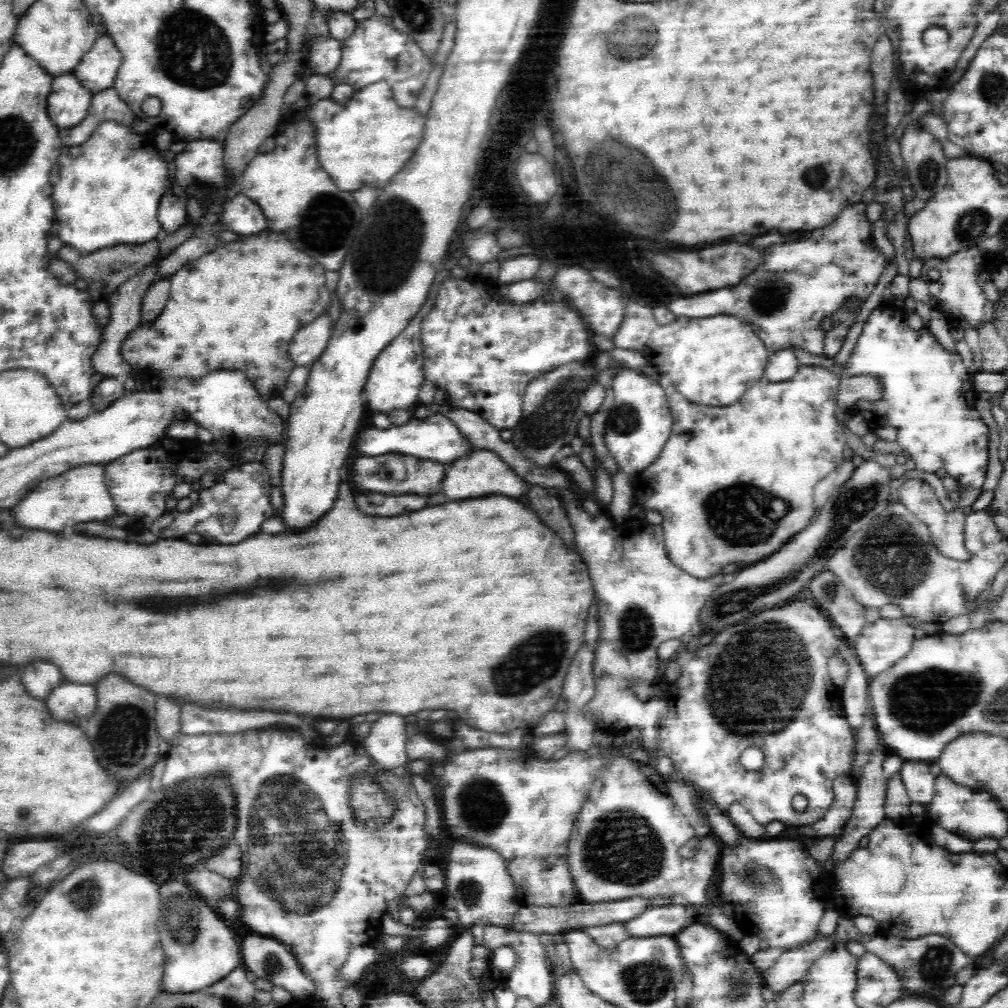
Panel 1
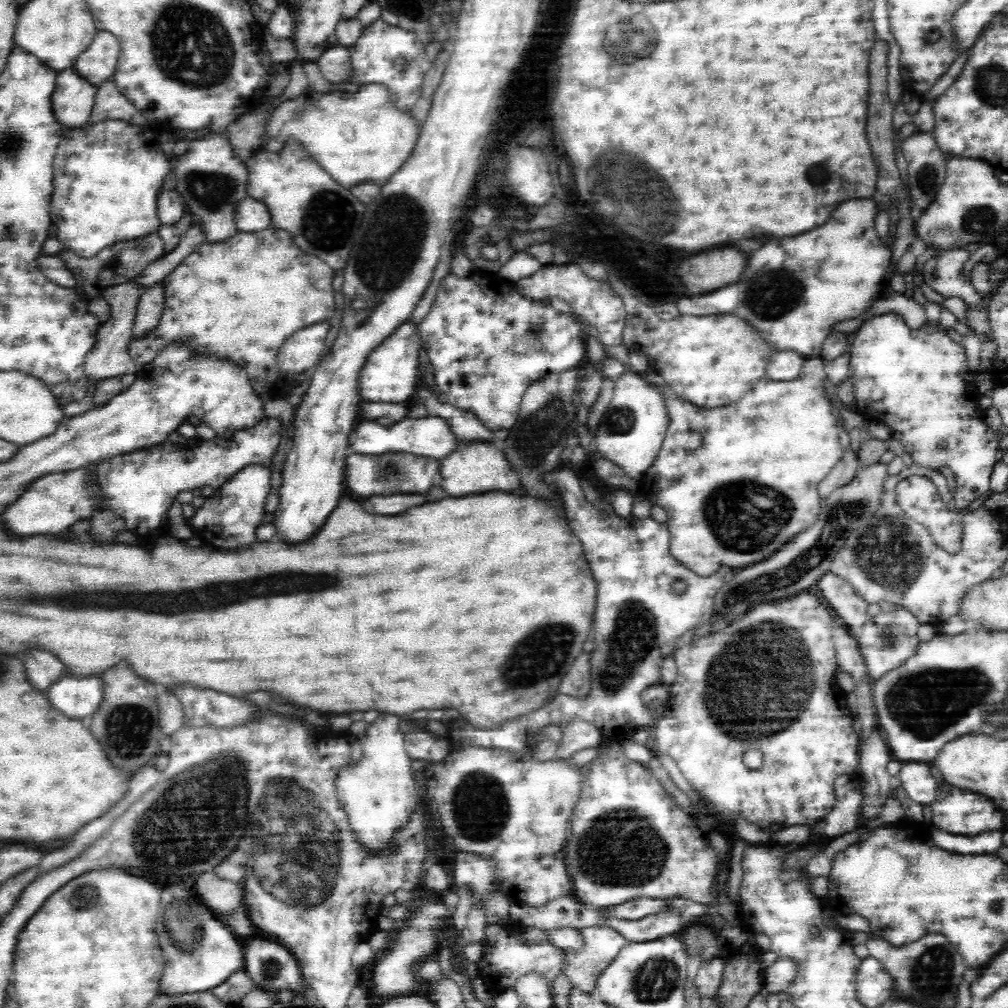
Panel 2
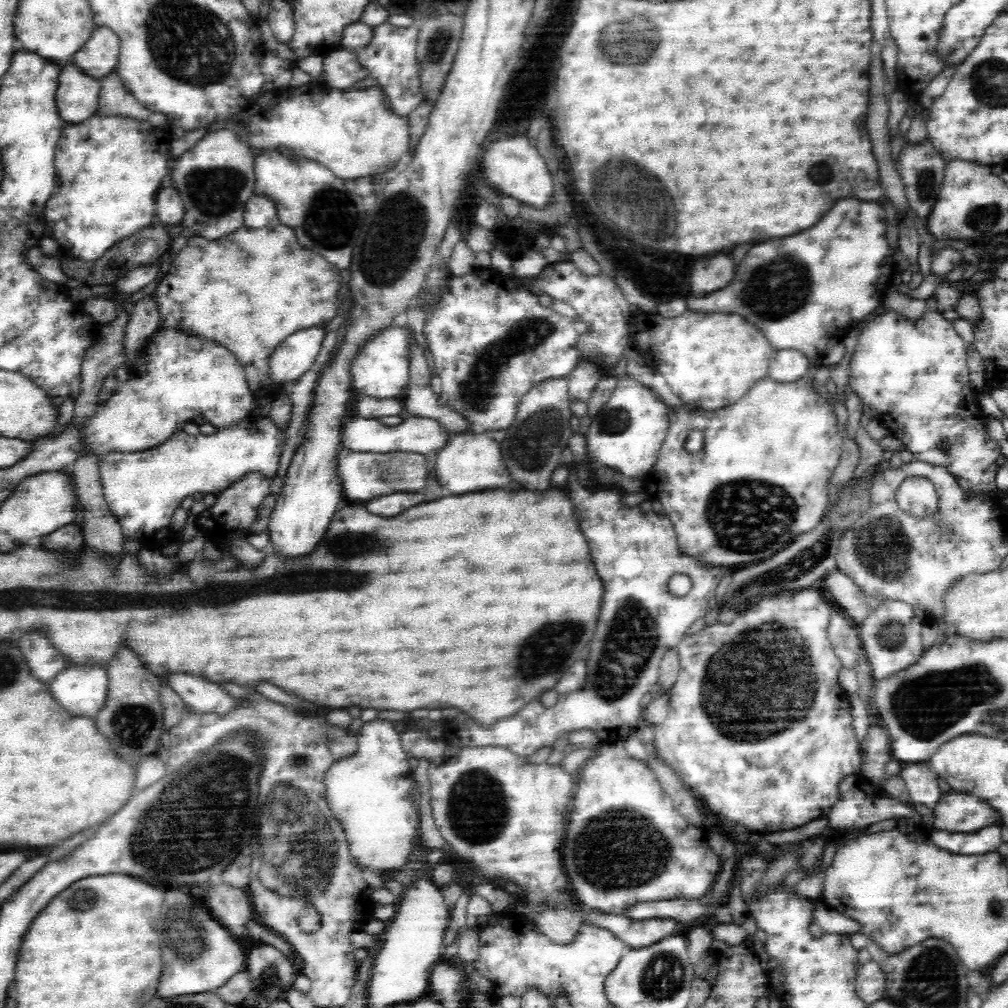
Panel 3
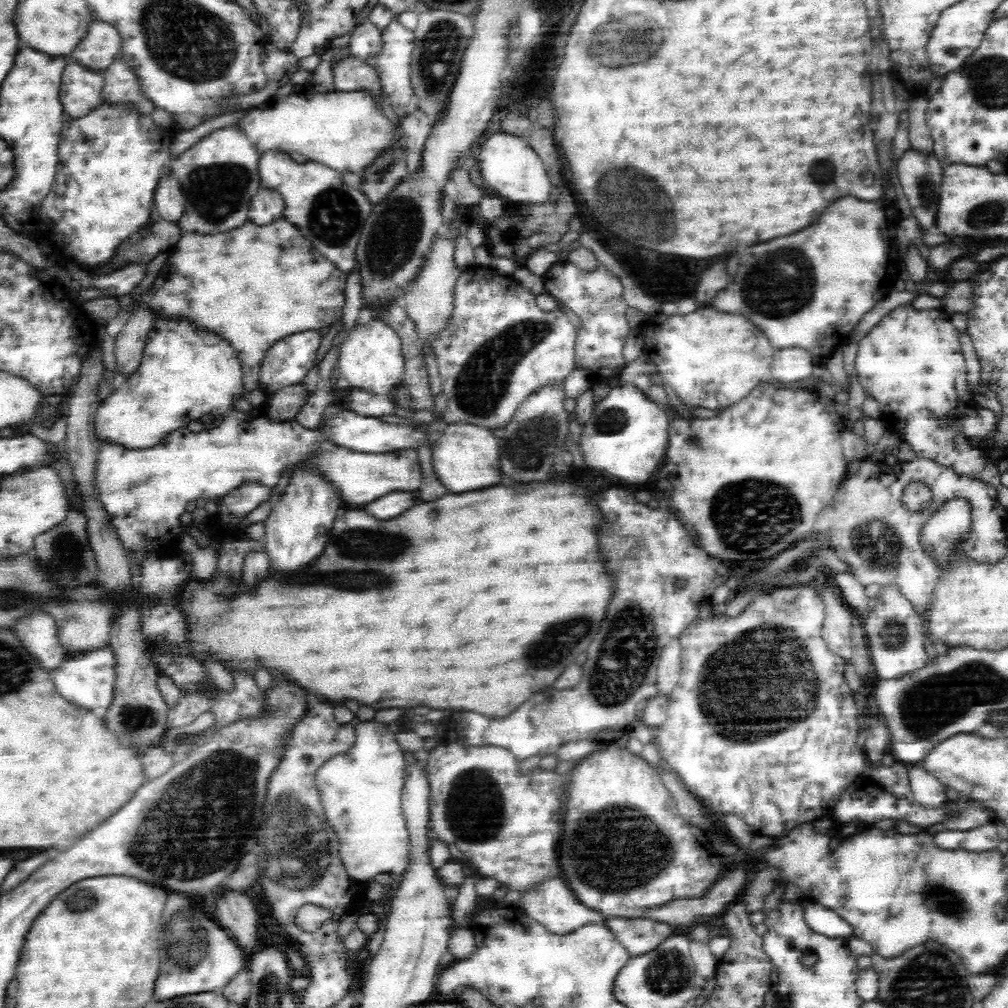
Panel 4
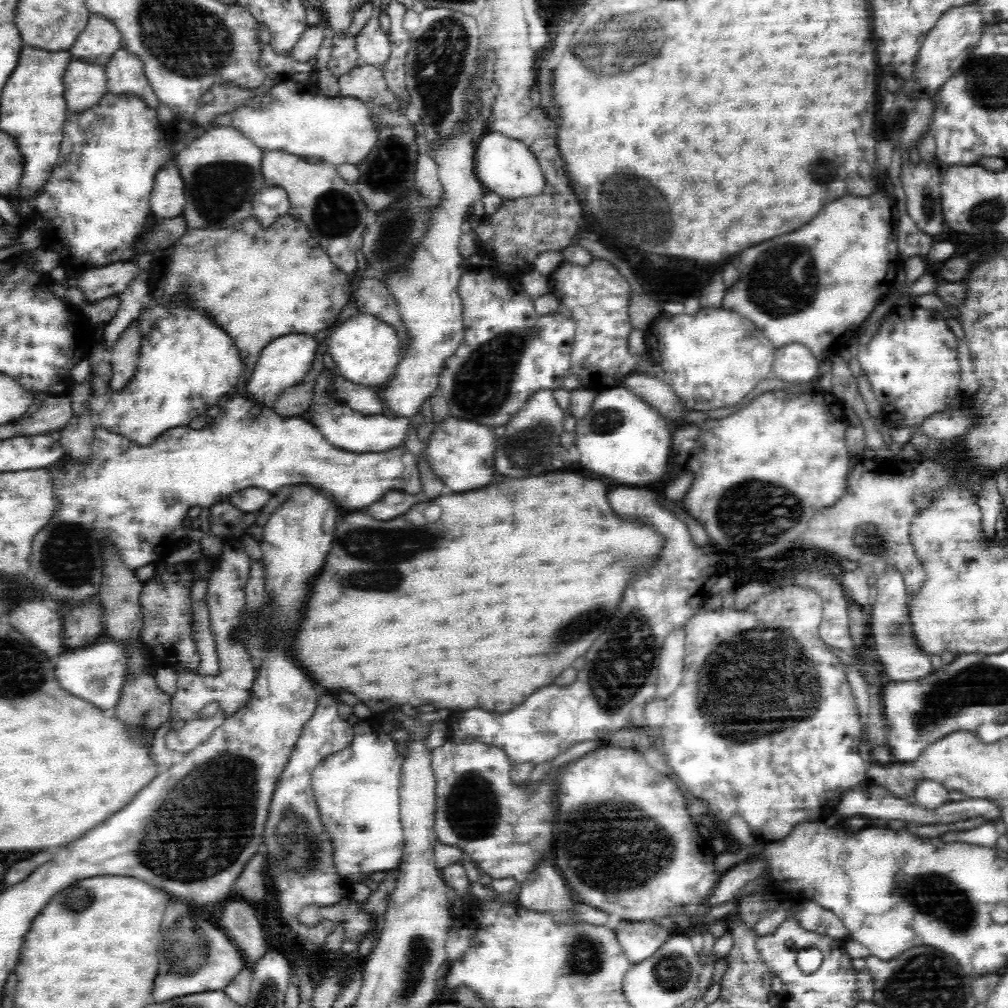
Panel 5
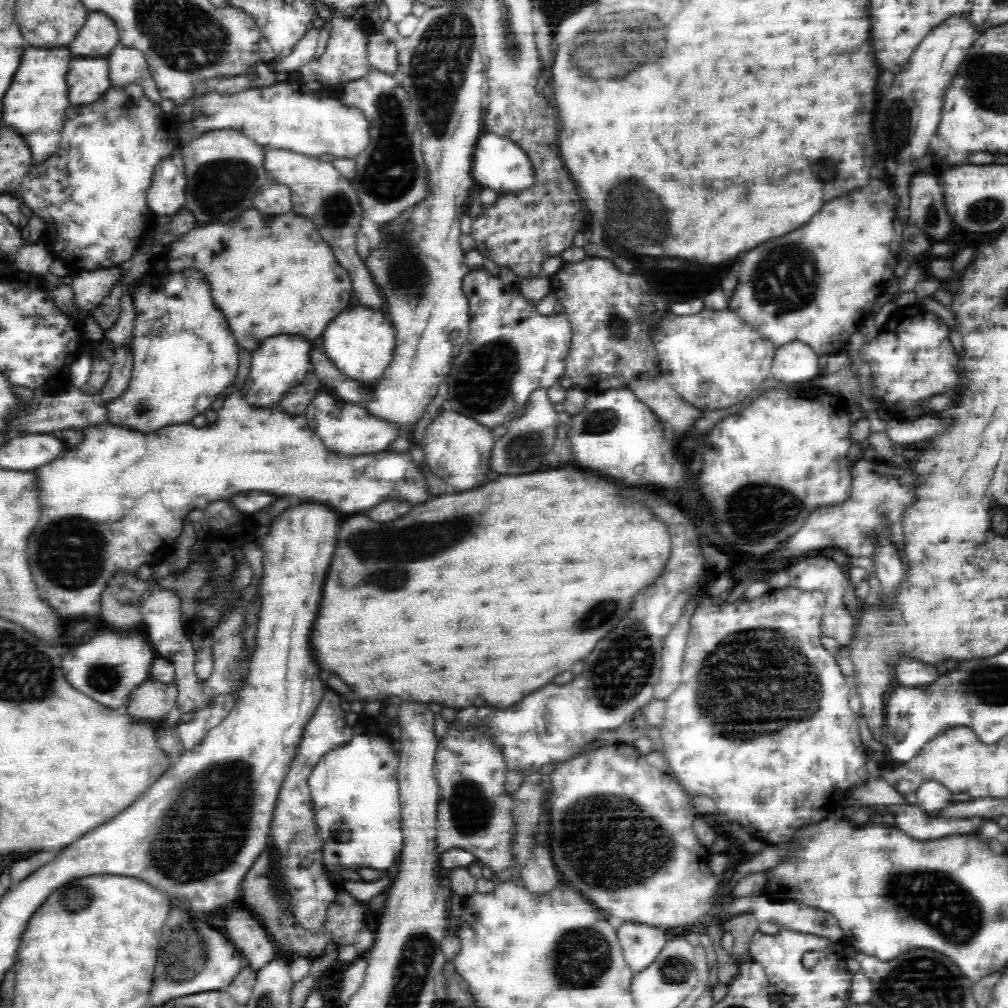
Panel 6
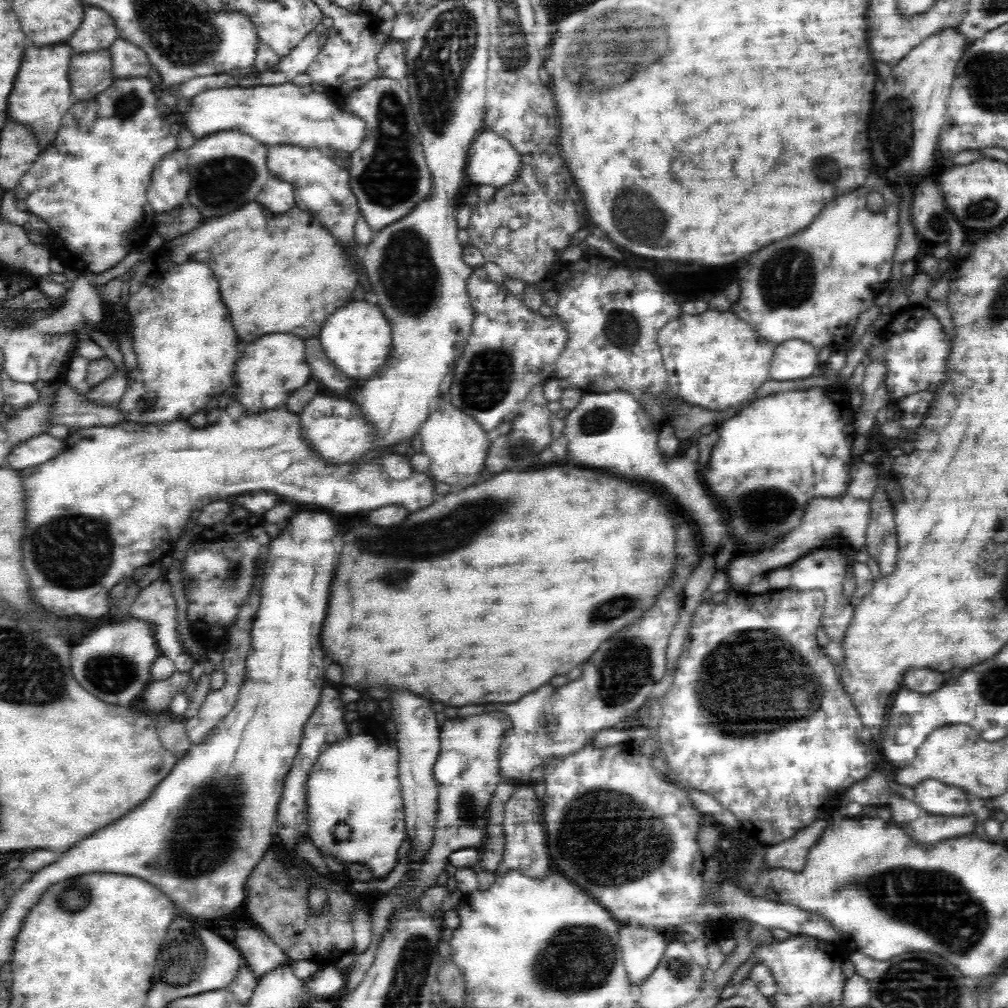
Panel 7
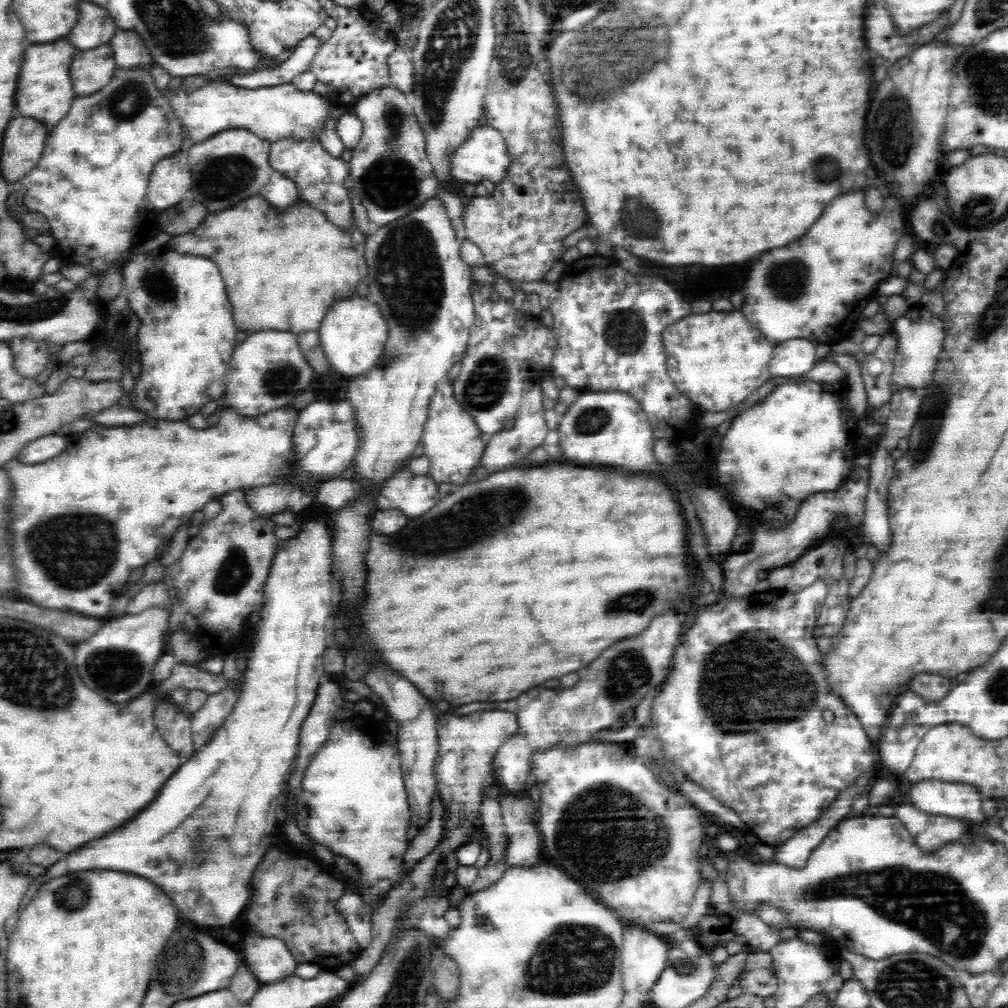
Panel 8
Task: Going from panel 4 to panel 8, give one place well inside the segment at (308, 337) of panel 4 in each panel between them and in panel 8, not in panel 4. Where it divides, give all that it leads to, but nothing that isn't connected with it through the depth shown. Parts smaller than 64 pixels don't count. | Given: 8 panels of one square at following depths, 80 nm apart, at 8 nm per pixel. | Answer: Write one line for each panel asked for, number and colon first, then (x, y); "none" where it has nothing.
5: (284, 362)
6: (281, 362)
7: (277, 366)
8: (268, 369)

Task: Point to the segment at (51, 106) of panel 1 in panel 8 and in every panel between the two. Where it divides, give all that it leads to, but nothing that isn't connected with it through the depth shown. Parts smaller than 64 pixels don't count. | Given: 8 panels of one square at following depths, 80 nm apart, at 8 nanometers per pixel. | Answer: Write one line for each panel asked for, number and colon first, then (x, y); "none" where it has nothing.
2: (73, 97)
3: (76, 97)
4: (80, 90)
5: (84, 83)
6: (88, 79)
7: (90, 73)
8: (92, 69)

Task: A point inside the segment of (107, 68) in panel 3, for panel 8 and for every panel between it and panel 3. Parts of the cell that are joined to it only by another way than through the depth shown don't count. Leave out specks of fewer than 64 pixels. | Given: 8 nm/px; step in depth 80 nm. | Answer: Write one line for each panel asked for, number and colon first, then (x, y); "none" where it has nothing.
4: (98, 49)
5: (100, 39)
6: (99, 35)
7: (97, 31)
8: (94, 27)

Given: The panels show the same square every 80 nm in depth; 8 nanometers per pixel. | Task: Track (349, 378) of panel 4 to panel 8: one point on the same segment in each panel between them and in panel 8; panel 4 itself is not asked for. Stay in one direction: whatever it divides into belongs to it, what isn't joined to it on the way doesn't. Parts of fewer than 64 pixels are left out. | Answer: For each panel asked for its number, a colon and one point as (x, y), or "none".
5: (366, 350)
6: (360, 342)
7: (356, 337)
8: (352, 334)

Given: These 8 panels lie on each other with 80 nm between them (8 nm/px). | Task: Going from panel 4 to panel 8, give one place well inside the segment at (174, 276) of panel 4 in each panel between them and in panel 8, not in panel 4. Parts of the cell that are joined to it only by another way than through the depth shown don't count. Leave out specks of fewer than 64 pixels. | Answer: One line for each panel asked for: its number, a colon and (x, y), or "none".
5: (262, 282)
6: (274, 276)
7: (282, 273)
8: (283, 269)

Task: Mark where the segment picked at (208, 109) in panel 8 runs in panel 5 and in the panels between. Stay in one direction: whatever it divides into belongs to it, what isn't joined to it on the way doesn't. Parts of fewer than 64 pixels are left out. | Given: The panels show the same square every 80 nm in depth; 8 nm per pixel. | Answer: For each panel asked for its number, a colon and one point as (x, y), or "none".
5: (339, 130)
6: (315, 125)
7: (285, 114)

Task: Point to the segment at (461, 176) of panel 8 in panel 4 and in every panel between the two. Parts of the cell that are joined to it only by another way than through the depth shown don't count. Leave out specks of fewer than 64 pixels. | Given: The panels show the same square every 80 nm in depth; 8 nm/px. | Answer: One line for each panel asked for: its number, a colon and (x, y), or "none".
4: (509, 164)
5: (505, 166)
6: (500, 164)
7: (491, 160)

